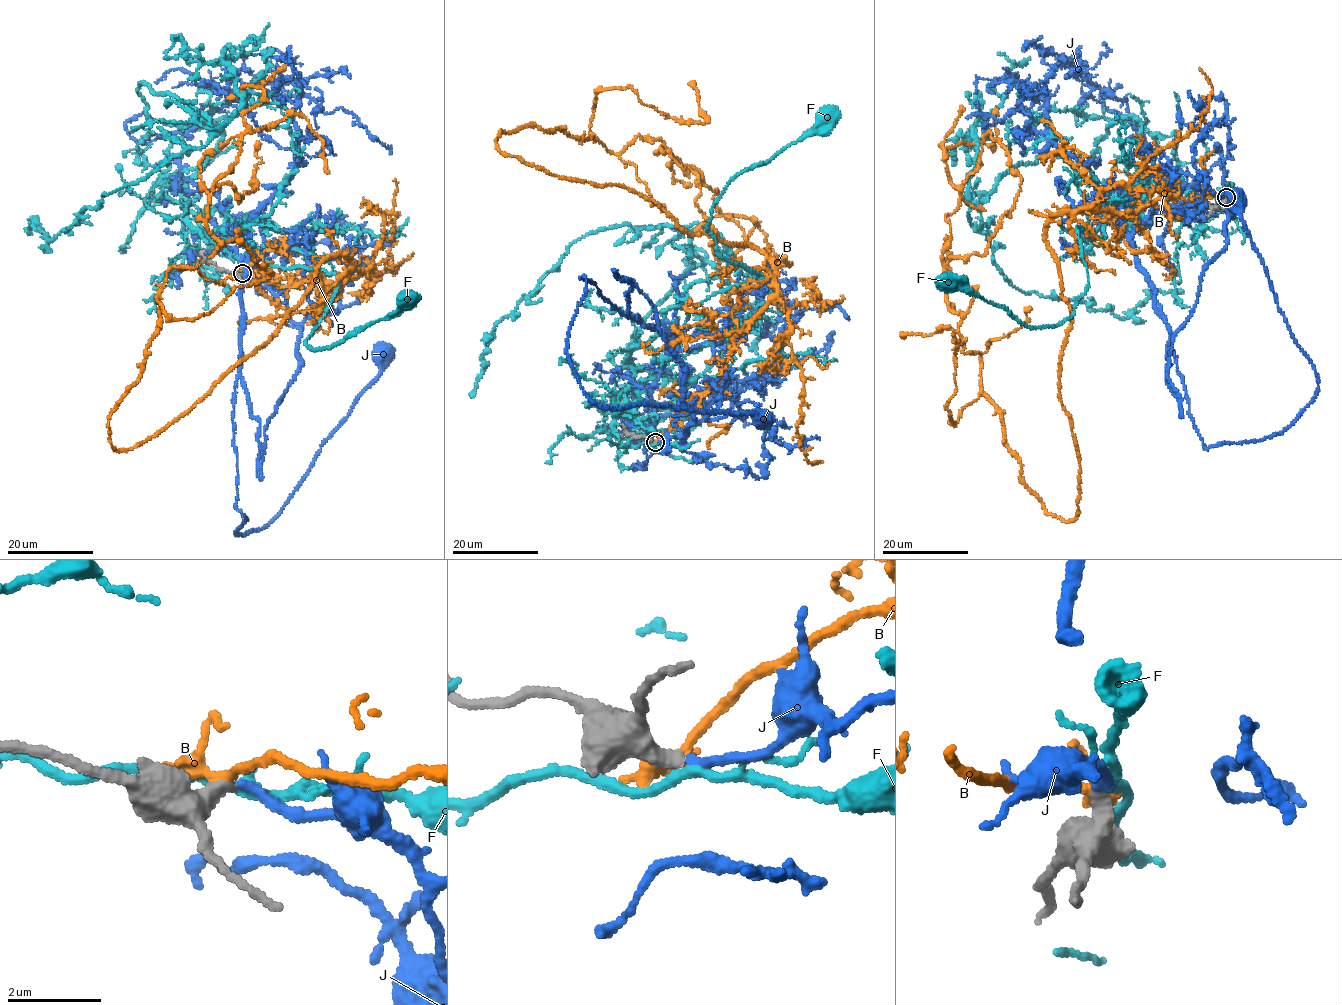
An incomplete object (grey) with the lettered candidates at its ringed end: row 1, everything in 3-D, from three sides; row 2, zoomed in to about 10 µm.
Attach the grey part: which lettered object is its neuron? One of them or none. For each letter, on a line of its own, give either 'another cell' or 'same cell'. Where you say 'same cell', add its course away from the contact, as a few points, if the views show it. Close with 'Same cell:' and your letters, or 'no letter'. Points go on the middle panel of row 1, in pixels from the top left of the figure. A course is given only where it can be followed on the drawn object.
B: another cell
F: another cell
J: same cell; course (656, 441), (694, 419), (681, 362), (633, 279), (627, 315), (581, 277), (567, 349), (596, 403), (763, 417)
Same cell: J

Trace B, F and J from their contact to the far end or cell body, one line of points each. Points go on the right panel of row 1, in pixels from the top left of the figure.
B: (1225, 197), (1051, 217), (1081, 468), (1064, 521), (1023, 481), (946, 299), (944, 149), (993, 144), (995, 108)
F: (1226, 197), (1227, 211), (1180, 220), (1135, 193), (1103, 237), (1077, 227), (1088, 284), (1053, 326), (947, 282)
J: (1225, 197), (1179, 400), (1167, 349), (1206, 448), (1279, 433), (1317, 386), (1233, 197)

